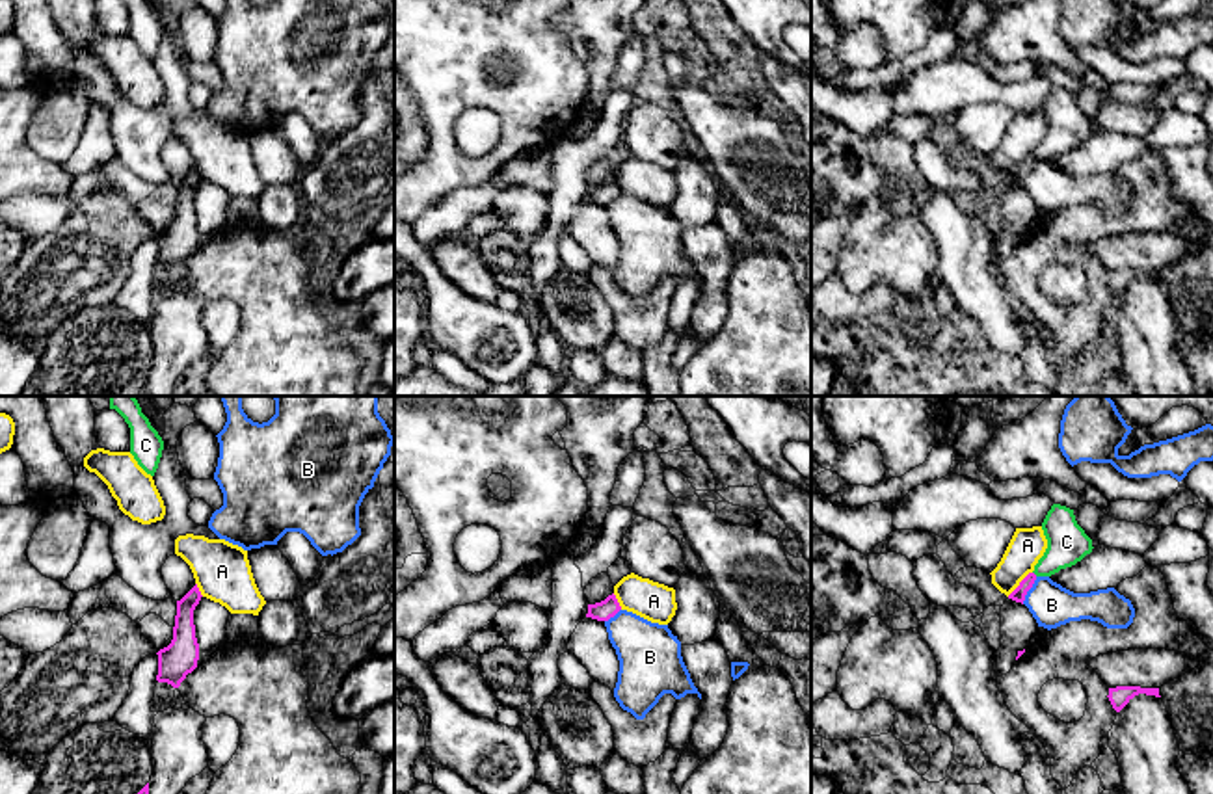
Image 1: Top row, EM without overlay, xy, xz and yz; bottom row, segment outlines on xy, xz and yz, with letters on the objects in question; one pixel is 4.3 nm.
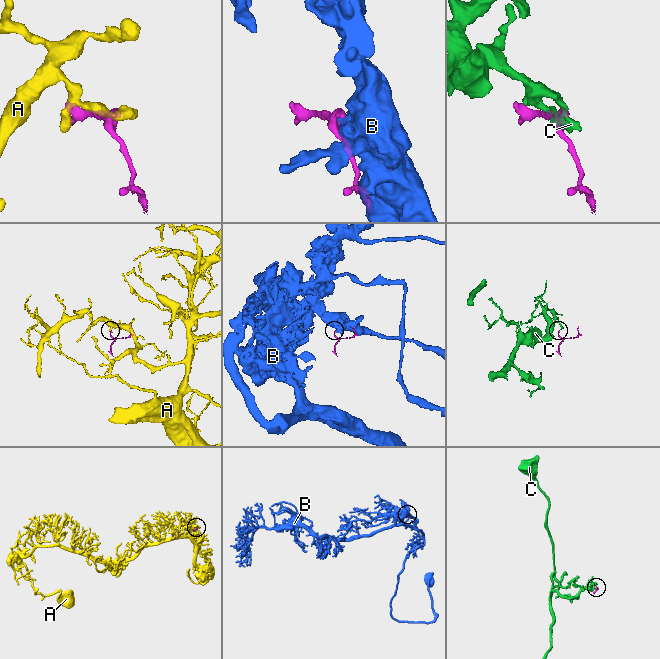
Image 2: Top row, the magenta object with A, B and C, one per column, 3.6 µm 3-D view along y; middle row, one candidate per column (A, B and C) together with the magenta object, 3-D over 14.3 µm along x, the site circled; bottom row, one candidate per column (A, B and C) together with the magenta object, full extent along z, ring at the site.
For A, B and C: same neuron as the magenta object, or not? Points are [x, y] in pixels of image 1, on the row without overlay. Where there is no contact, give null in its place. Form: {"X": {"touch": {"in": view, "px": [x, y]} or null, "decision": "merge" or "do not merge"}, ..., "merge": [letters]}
{"A": {"touch": {"in": "yz", "px": [1020, 168]}, "decision": "do not merge"}, "B": {"touch": {"in": "yz", "px": [1029, 172]}, "decision": "do not merge"}, "C": {"touch": null, "decision": "do not merge"}, "merge": []}

